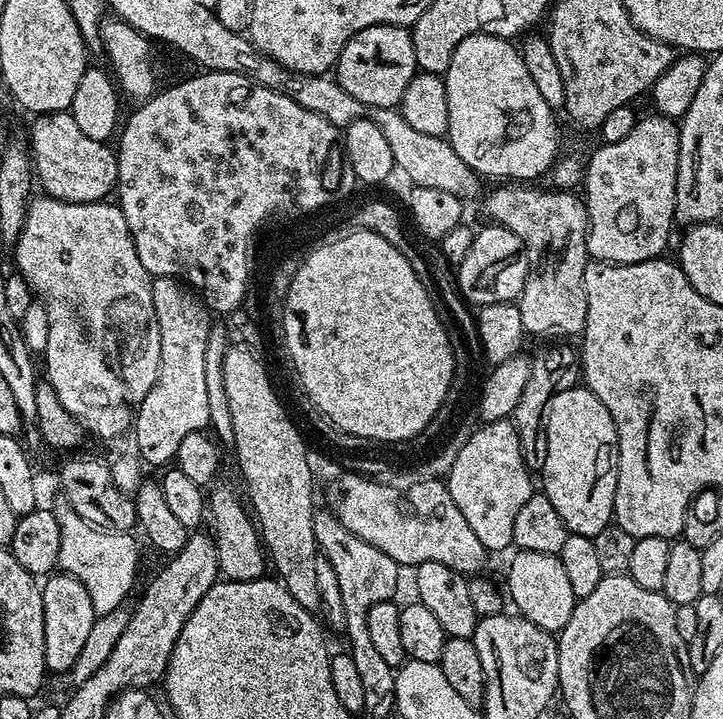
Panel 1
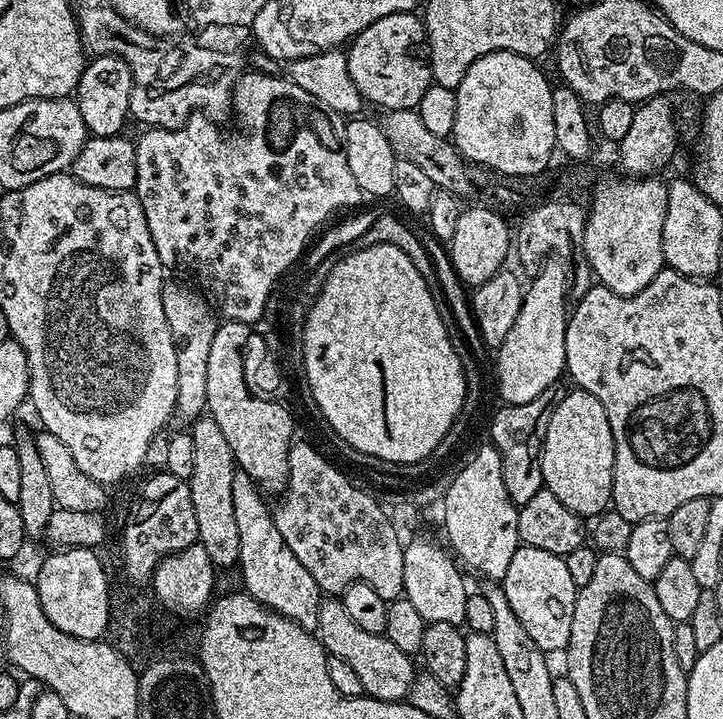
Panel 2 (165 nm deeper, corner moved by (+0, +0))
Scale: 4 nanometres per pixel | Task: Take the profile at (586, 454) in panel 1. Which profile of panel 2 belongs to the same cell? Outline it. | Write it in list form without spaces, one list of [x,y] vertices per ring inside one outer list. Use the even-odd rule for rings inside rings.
[[[579,390],[565,391],[546,426],[544,445],[540,451],[540,465],[544,488],[566,510],[574,510],[581,518],[595,518],[612,503],[614,478],[614,434],[602,410],[602,402],[594,394]]]

